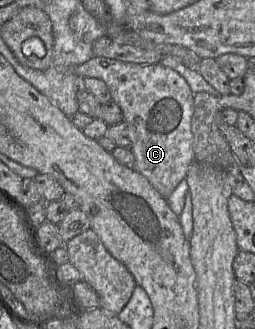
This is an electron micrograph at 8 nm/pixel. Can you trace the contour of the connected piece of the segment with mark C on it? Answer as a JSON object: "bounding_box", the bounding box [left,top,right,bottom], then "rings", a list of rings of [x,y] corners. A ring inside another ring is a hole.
{"bounding_box":[75,57,195,198],"rings":[[[92,57],[75,68],[76,75],[82,80],[86,77],[102,80],[108,87],[112,100],[121,108],[123,120],[131,128],[130,147],[135,165],[133,170],[148,179],[158,193],[168,198],[195,161],[191,121],[194,114],[194,93],[187,81],[177,71],[161,64],[135,64],[106,57]]]}

